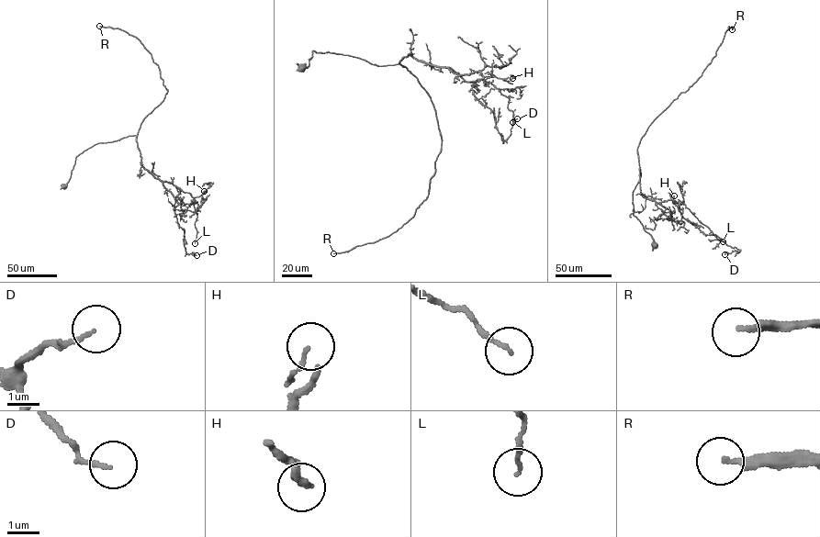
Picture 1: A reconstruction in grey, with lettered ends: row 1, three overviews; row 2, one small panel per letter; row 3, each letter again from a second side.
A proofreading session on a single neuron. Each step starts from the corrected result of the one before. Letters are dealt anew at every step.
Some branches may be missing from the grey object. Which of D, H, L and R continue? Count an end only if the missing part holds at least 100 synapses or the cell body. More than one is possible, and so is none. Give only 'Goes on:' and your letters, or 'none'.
Goes on: R

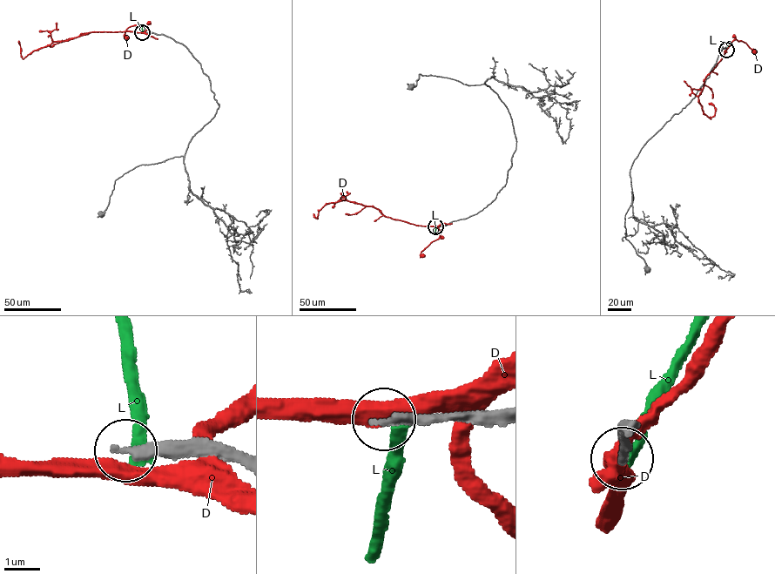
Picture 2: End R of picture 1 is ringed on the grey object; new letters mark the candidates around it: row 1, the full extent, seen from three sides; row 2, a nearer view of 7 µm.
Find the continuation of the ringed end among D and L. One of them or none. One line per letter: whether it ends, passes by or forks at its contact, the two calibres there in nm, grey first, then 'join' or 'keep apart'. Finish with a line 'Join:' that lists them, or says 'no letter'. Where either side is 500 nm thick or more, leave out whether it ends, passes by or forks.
D: it passes by; calibres 320 and 460 nm; keep apart
L: it ends; calibres 360 and 340 nm; keep apart
Join: no letter

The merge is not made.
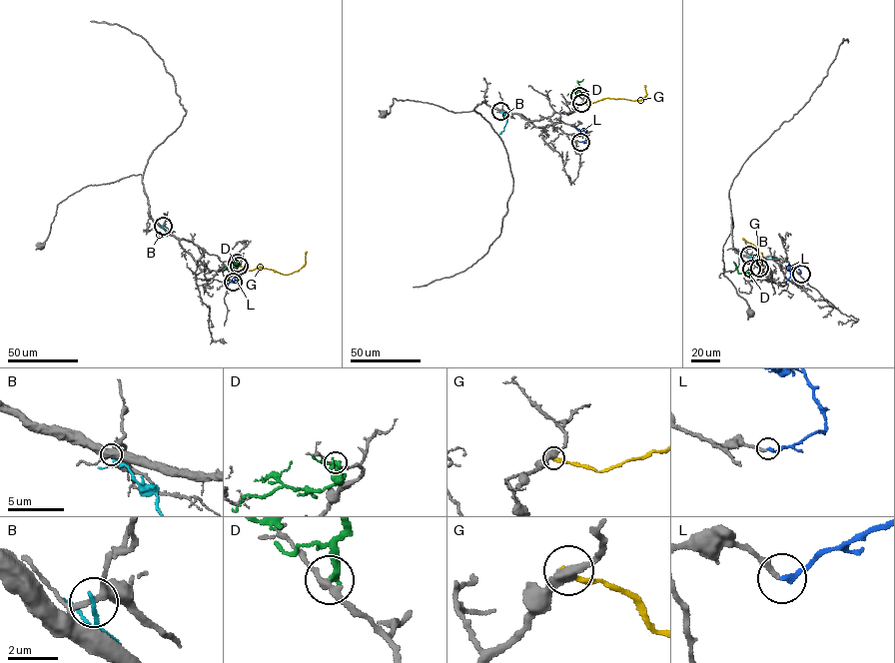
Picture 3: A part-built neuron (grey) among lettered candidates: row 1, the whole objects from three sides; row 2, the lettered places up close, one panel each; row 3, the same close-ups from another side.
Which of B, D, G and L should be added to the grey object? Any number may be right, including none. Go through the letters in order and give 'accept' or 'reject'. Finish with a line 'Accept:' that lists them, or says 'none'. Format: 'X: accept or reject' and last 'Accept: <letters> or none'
B: reject
D: reject
G: reject
L: accept
Accept: L

